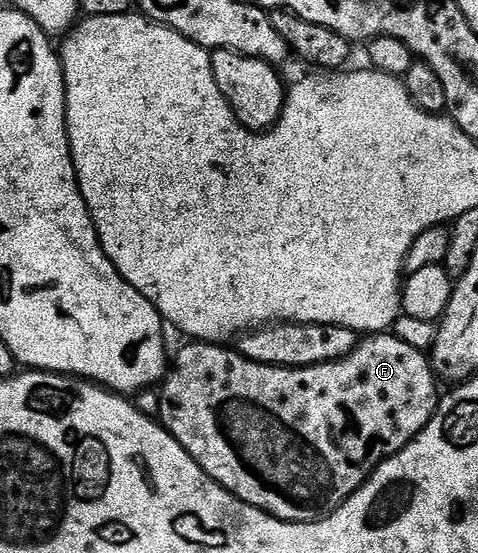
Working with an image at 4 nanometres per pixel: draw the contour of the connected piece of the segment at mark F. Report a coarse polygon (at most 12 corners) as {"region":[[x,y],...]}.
{"region":[[393,334],[272,367],[179,348],[159,422],[284,523],[342,507],[437,411]]}

